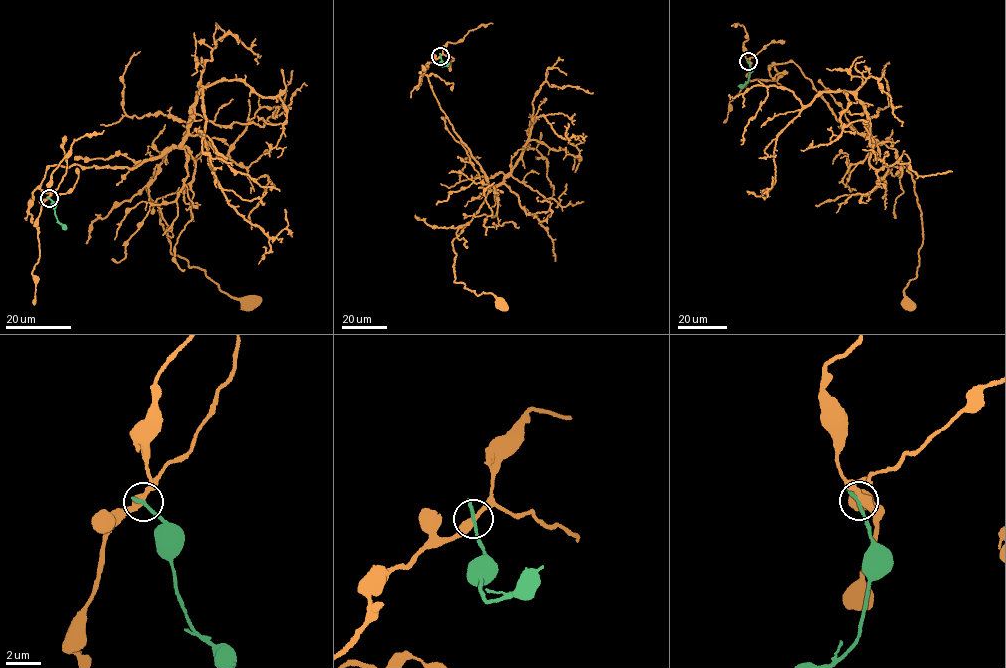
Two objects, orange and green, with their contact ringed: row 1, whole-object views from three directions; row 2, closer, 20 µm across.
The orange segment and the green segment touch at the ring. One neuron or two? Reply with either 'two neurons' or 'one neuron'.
two neurons

